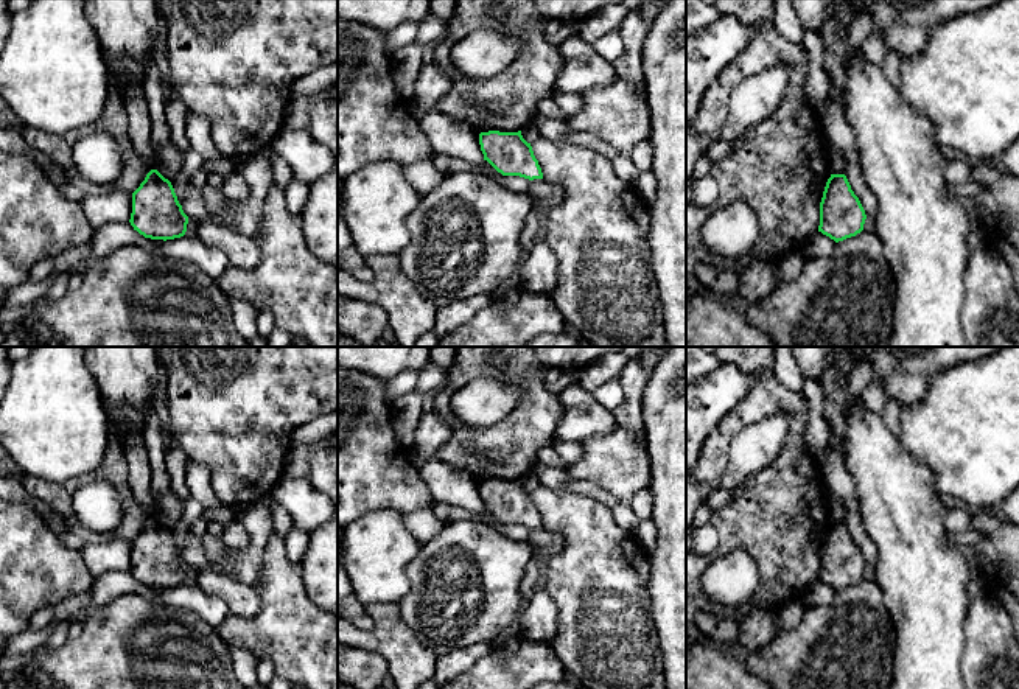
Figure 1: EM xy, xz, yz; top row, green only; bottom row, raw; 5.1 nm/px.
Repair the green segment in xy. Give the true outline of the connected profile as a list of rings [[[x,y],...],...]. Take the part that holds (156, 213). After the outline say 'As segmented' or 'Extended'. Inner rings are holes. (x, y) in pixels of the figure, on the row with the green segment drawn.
[[[151,170],[132,193],[129,219],[134,230],[151,240],[174,240],[187,232],[188,216],[174,188],[157,170]]]. As segmented

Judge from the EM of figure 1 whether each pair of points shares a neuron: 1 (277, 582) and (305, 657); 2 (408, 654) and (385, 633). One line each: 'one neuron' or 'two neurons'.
1: one neuron
2: one neuron

